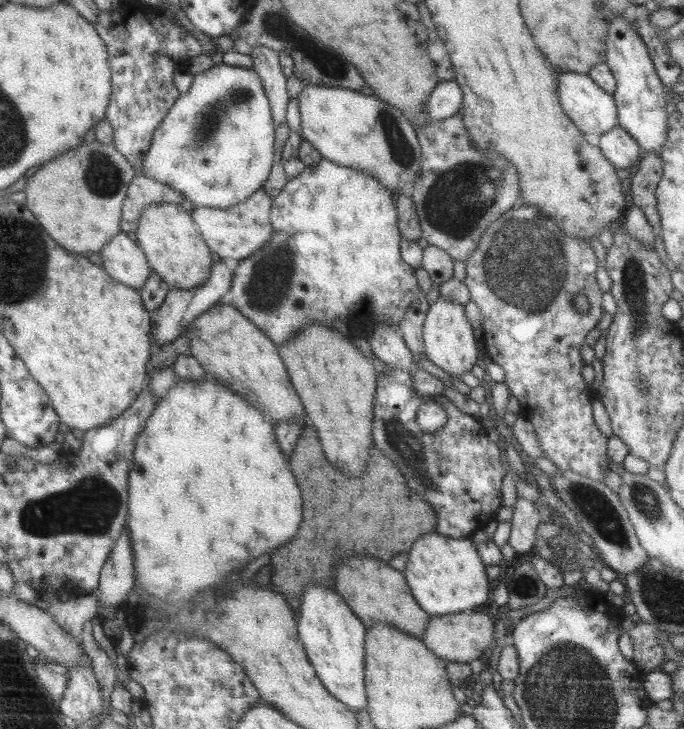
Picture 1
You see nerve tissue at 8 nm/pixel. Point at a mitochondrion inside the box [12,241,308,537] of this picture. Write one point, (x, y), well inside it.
(270, 285)

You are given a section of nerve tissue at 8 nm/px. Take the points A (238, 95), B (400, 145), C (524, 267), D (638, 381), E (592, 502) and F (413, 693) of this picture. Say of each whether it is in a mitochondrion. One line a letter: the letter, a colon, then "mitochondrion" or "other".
A: mitochondrion
B: mitochondrion
C: mitochondrion
D: mitochondrion
E: mitochondrion
F: other

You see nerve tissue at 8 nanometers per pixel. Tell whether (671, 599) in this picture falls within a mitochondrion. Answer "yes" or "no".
yes

